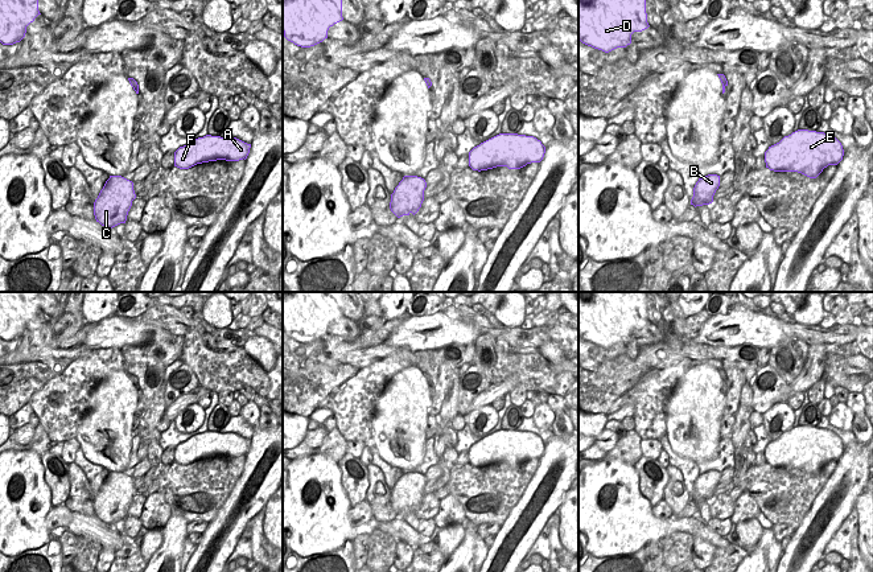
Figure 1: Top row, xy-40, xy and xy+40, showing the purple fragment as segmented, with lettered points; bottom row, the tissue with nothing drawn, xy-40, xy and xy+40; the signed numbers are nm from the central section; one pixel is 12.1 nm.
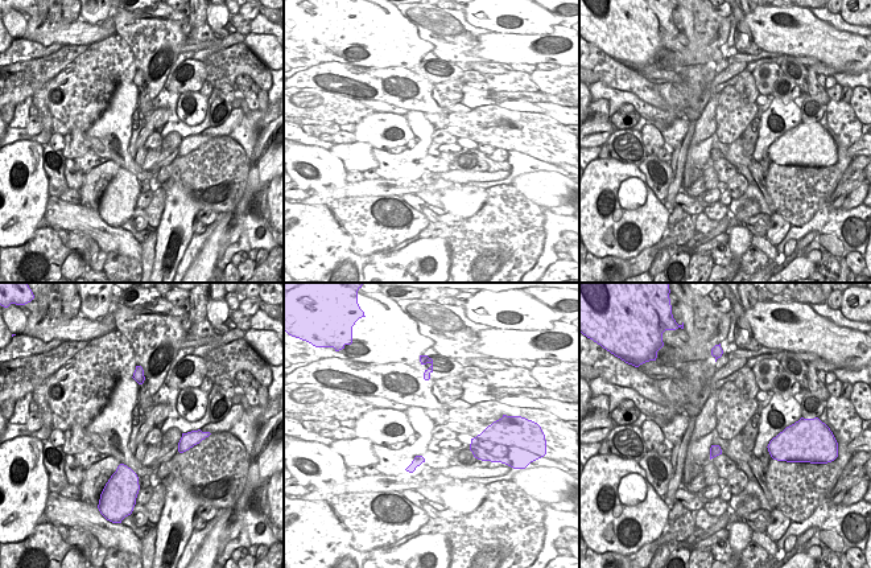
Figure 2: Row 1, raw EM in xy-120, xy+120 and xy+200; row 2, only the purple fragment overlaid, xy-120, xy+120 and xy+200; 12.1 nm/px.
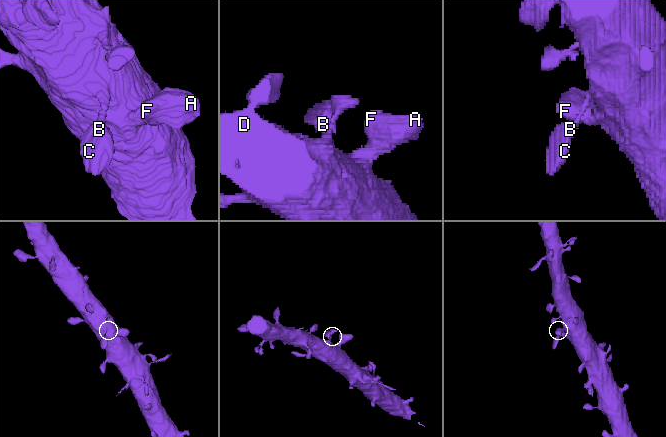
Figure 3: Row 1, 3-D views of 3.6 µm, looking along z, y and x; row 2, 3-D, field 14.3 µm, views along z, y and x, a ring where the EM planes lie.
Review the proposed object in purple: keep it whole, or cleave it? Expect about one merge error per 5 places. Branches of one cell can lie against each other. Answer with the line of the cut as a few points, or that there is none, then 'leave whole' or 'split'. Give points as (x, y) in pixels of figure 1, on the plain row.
no cut | leave whole

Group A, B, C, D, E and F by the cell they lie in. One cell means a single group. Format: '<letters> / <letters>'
A B C D E F

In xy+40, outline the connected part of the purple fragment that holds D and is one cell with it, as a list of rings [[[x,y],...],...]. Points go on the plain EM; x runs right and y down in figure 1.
[[[578,292],[578,336],[609,349],[631,340],[631,330],[650,321],[647,292]]]

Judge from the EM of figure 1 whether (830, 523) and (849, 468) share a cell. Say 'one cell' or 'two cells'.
one cell

